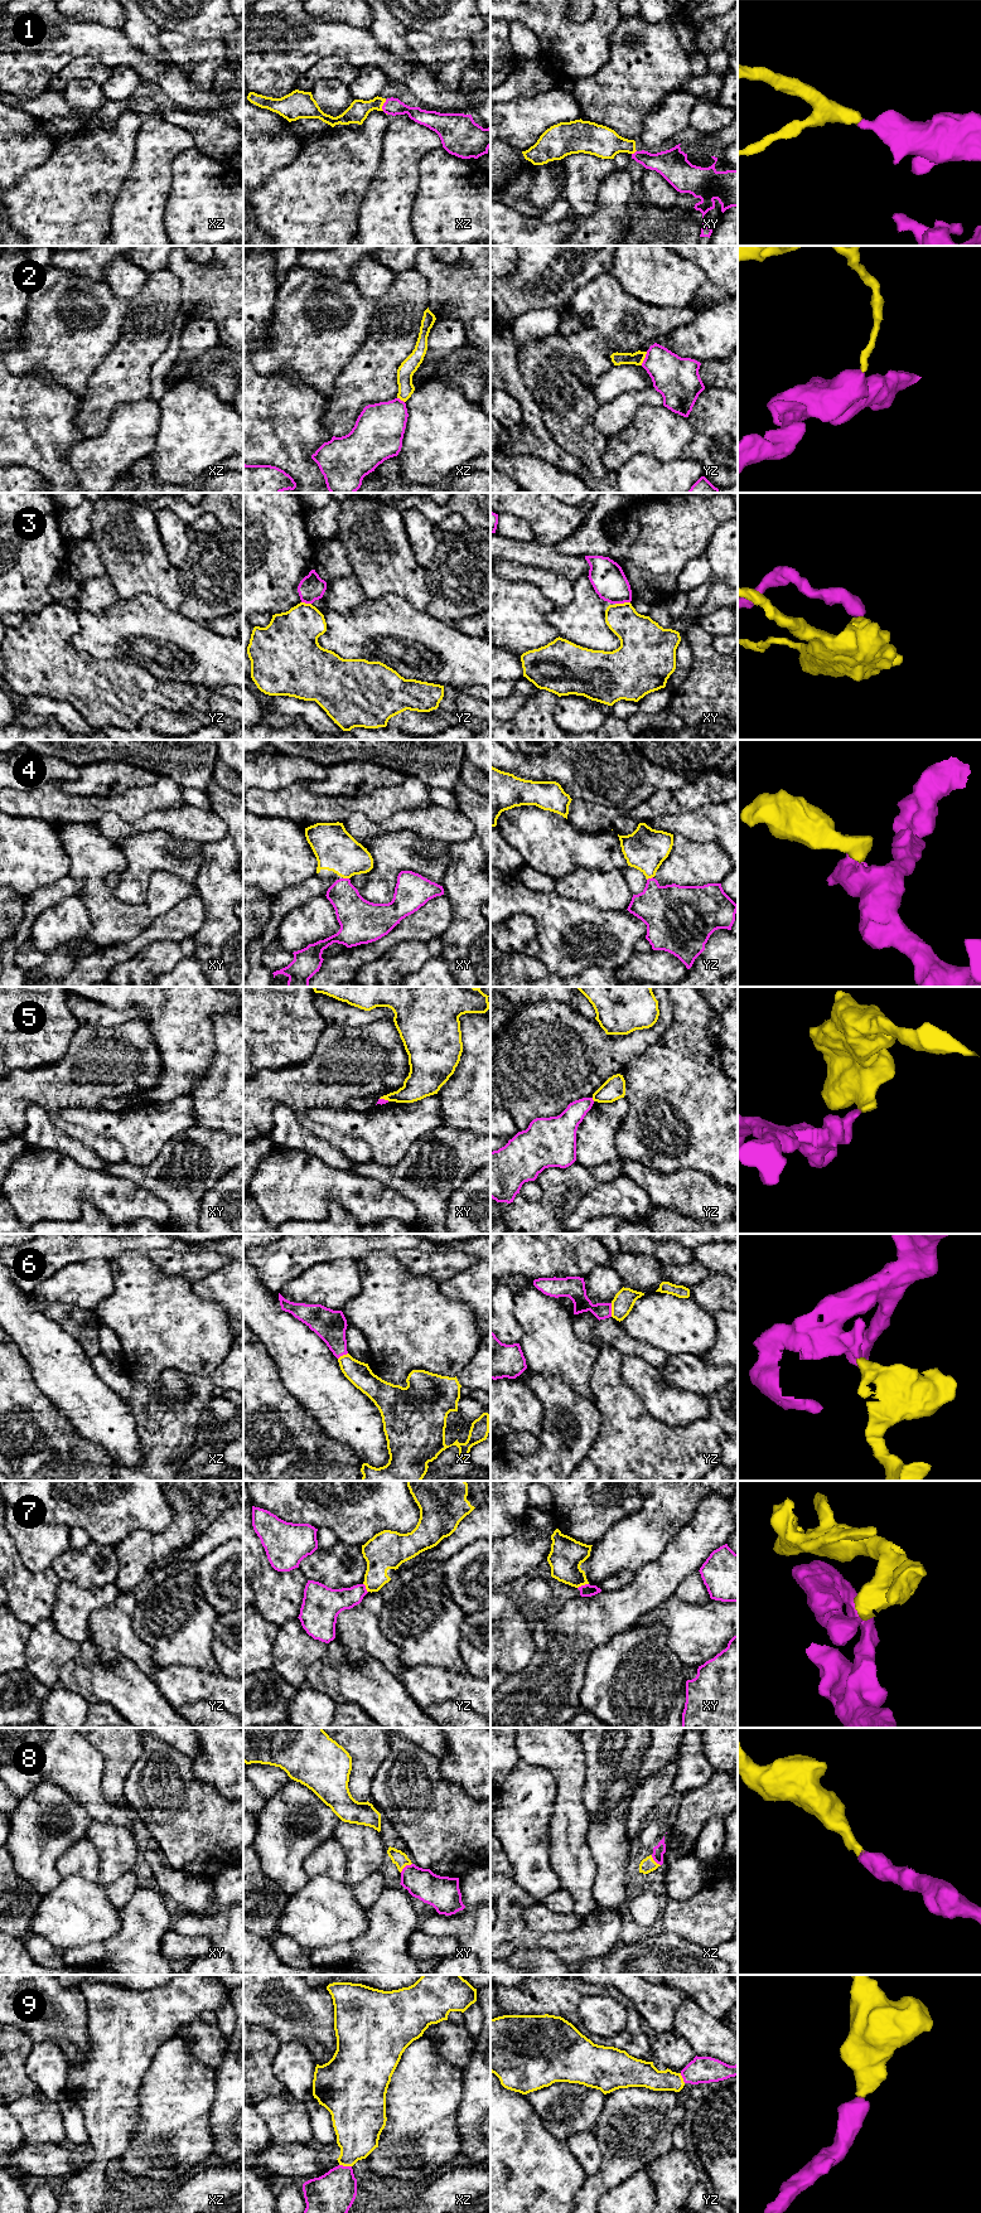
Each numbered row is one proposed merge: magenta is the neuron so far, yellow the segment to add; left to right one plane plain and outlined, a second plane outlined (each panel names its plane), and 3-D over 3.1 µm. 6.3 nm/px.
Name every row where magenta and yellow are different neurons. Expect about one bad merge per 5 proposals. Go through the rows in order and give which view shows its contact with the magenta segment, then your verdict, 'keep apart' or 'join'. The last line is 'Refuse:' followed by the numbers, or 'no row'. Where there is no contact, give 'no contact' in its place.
1: contact in xz; join
2: contact in yz; keep apart
3: contact in xy; keep apart
4: contact in xy; join
5: contact in yz; keep apart
6: contact in yz; keep apart
7: contact in xy; keep apart
8: contact in xy; join
9: contact in xz; join
Refuse: 2, 3, 5, 6, 7

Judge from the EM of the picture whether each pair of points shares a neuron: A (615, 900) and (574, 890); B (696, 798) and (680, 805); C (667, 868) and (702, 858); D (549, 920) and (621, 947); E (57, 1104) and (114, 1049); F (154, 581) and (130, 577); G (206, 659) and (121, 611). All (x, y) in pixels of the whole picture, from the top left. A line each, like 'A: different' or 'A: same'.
A: same
B: same
C: same
D: same
E: same
F: same
G: same

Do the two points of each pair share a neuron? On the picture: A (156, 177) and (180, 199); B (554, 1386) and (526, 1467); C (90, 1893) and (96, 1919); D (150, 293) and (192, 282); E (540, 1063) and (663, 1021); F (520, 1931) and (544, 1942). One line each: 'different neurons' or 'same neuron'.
A: different neurons
B: same neuron
C: same neuron
D: different neurons
E: same neuron
F: same neuron

